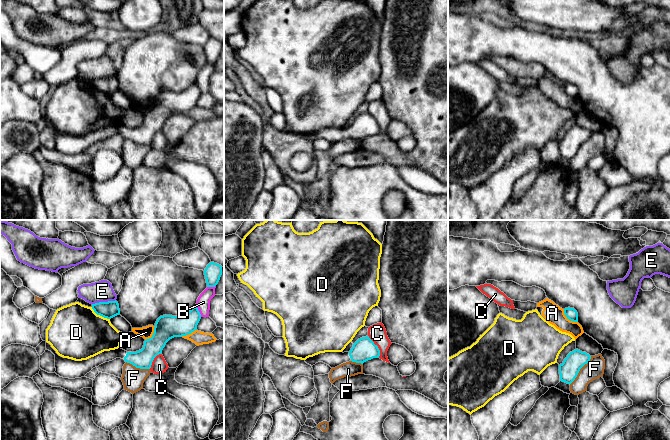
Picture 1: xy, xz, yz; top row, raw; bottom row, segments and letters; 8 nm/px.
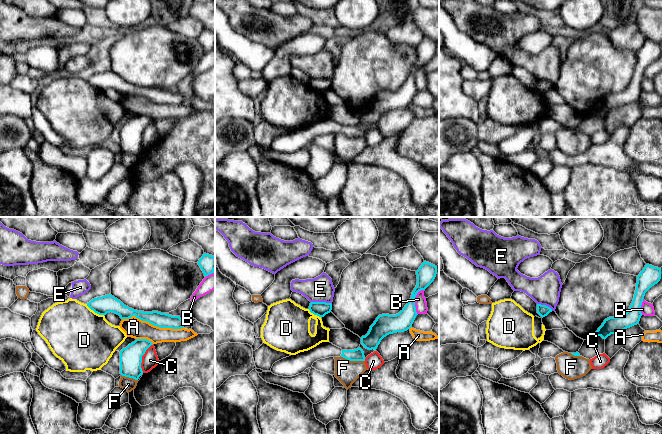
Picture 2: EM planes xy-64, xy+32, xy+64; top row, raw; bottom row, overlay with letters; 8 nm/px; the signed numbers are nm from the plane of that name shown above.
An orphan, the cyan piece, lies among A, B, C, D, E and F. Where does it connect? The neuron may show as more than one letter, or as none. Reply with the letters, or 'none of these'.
none of these

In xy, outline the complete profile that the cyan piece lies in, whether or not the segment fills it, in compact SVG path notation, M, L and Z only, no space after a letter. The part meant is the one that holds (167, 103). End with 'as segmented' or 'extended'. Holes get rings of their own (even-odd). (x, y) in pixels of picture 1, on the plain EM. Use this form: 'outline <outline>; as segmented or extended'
outline M196 81L182 92L160 92L155 99L152 113L146 115L143 124L136 128L118 124L104 127L87 136L75 137L59 132L47 118L46 125L55 131L55 149L63 154L85 153L93 144L116 134L124 135L136 144L150 145L154 134L162 129L166 119L174 113L186 112L197 106L200 95L201 90Z; extended

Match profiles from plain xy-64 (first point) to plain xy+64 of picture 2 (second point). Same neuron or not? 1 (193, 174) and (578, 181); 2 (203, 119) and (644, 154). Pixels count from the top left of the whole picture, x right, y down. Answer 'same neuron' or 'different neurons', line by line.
1: different neurons
2: same neuron

